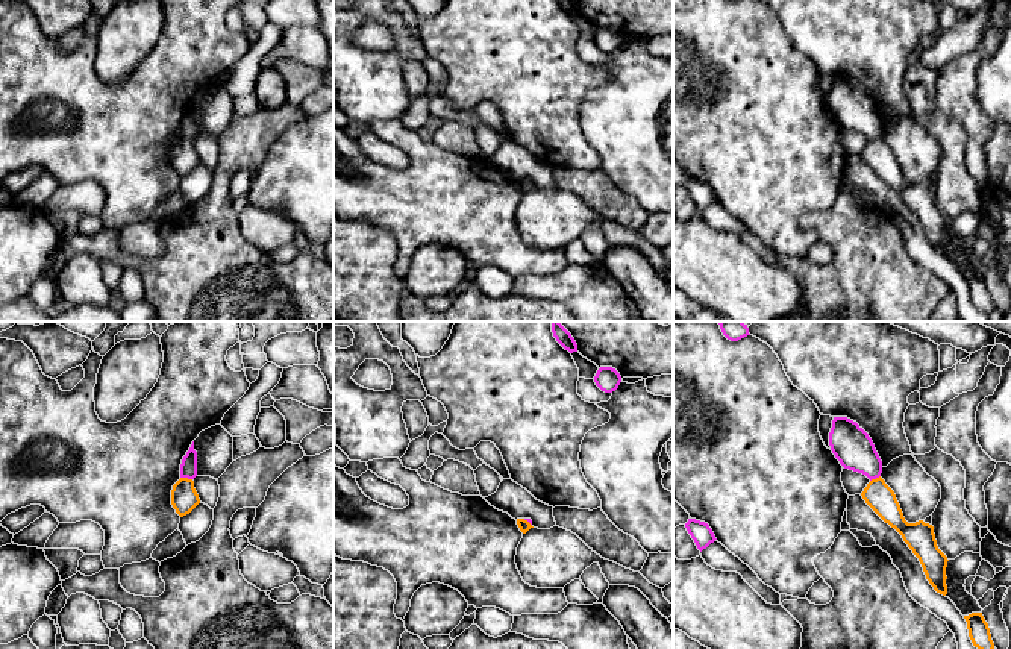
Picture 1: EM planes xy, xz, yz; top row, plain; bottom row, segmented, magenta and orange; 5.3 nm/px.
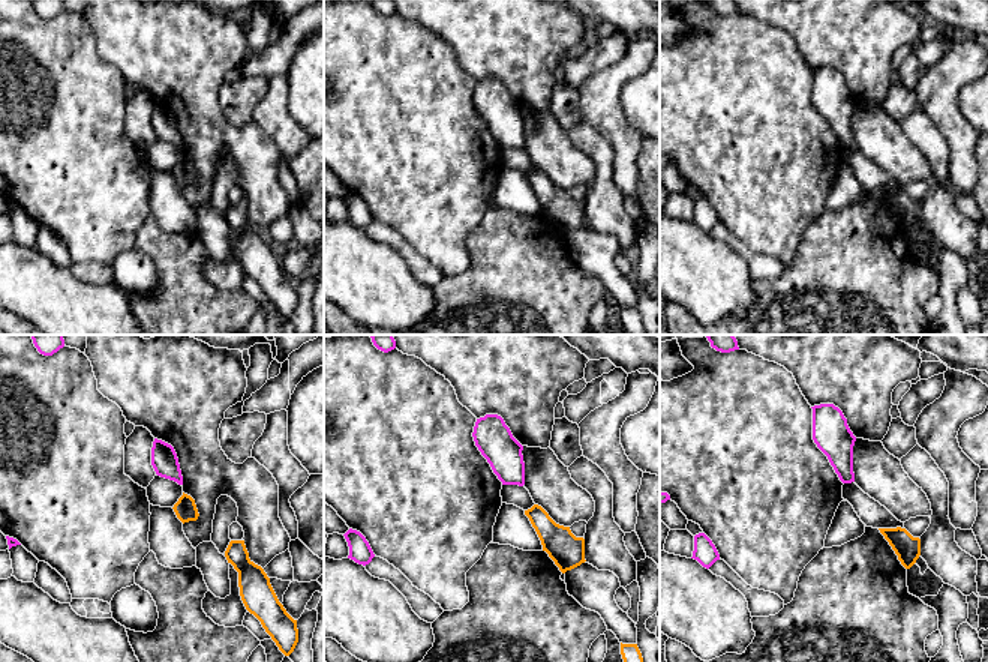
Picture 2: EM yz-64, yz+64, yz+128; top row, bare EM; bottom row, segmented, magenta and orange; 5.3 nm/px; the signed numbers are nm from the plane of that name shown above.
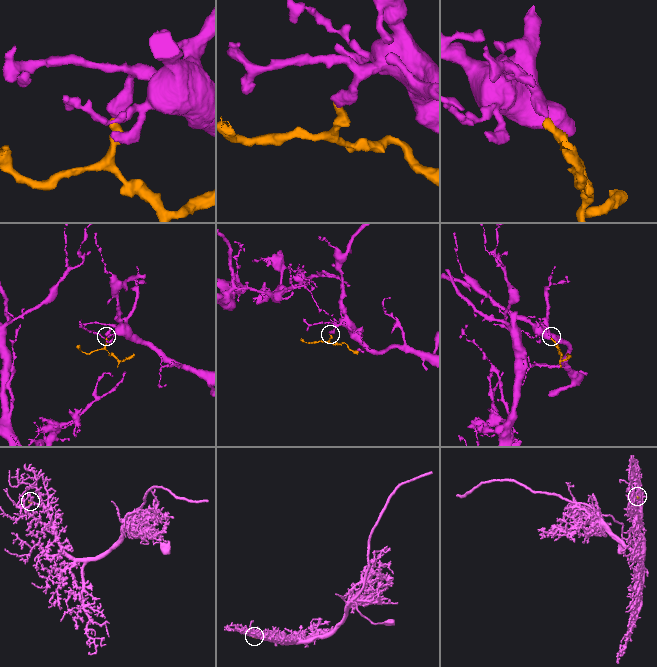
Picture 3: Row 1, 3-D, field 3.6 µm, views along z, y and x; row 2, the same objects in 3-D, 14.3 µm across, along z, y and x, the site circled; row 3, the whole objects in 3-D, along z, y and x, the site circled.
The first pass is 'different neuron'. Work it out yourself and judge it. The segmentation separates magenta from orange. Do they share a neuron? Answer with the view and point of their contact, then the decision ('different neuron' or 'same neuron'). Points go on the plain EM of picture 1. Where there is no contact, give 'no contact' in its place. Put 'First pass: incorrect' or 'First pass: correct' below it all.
meets magenta in xy at (187, 137); different neuron
First pass: correct

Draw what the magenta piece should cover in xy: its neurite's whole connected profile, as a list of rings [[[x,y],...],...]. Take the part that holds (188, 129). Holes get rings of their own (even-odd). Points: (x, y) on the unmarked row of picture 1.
[[[194,102],[182,120],[180,138],[194,140],[197,136],[197,112],[194,111]]]

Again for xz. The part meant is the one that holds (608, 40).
[[[600,27],[594,36],[594,42],[602,52],[612,53],[618,49],[621,36],[612,27]]]

